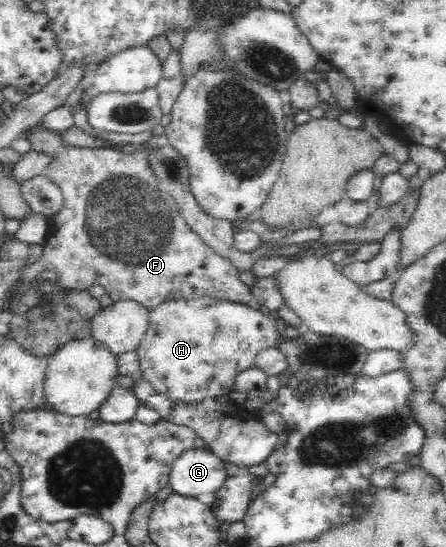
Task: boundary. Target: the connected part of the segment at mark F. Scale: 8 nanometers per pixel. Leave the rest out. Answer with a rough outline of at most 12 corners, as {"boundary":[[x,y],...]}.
{"boundary":[[31,149],[63,208],[42,258],[59,289],[148,310],[254,298],[187,225],[147,150]]}

